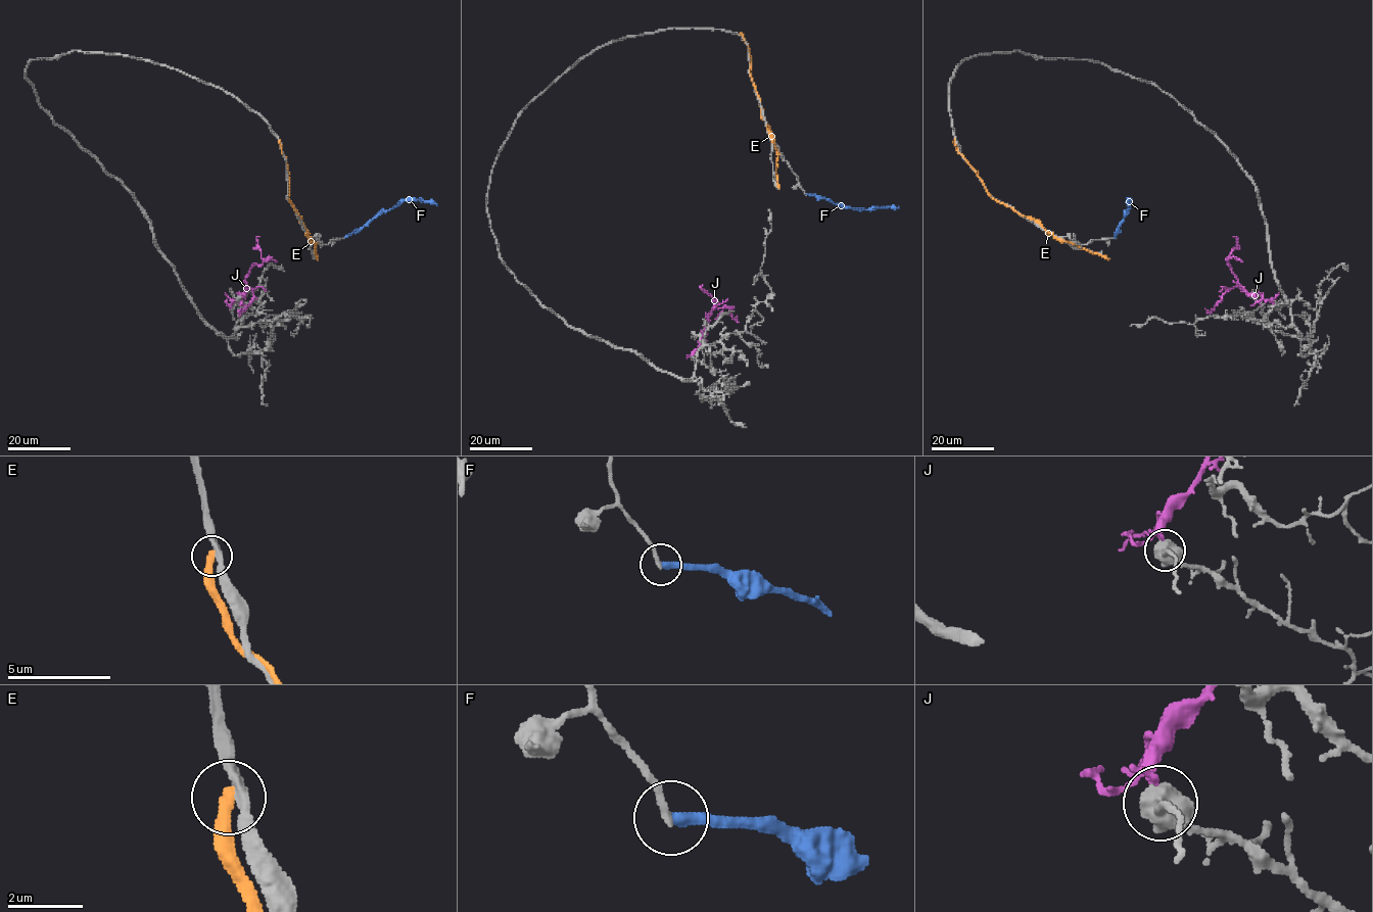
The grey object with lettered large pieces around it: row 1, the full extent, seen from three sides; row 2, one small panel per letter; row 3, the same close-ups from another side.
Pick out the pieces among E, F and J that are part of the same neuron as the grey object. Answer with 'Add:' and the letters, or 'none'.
Add: none

